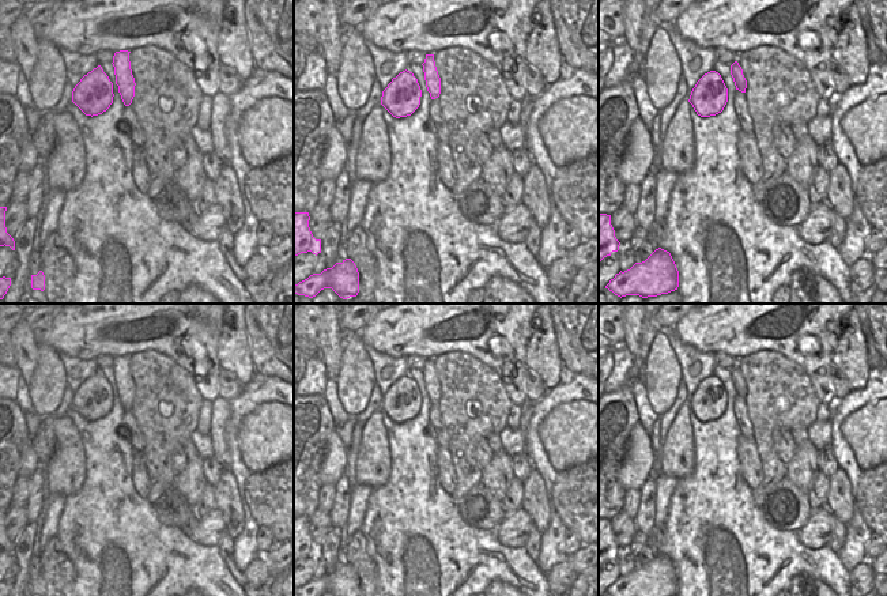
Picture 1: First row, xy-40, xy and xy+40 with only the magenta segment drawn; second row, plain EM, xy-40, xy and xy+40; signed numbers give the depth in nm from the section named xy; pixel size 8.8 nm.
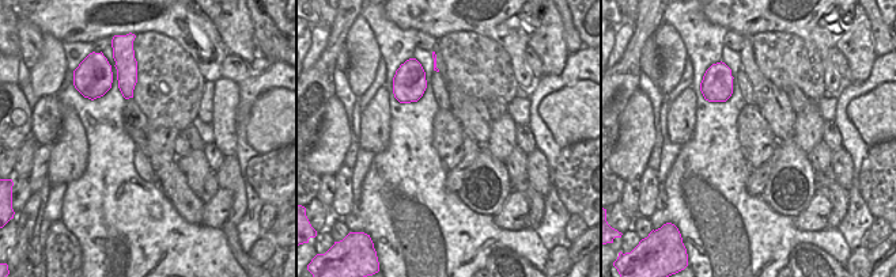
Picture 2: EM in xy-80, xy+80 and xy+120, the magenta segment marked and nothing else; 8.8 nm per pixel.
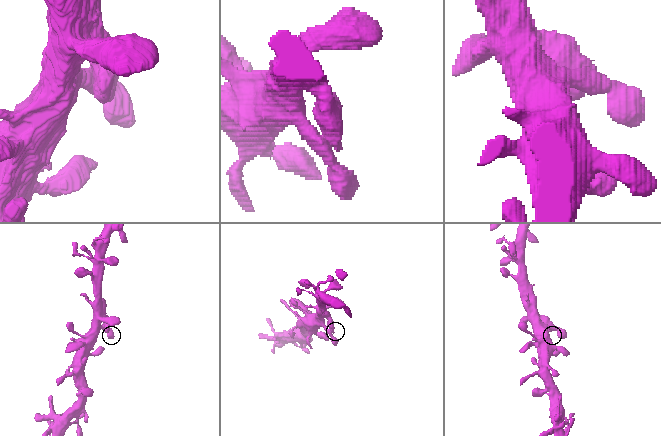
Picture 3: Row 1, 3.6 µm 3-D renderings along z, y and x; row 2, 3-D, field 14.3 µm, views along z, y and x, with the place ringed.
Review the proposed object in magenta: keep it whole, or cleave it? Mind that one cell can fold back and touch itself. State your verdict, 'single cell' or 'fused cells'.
single cell

